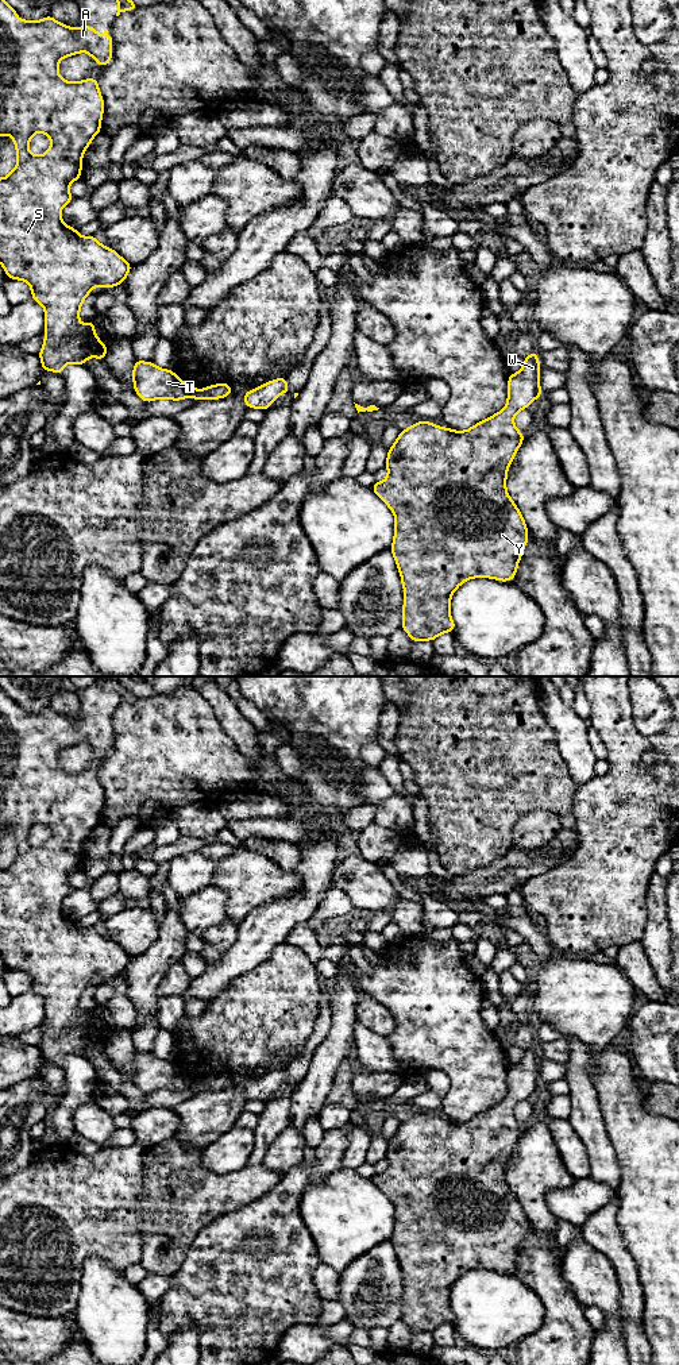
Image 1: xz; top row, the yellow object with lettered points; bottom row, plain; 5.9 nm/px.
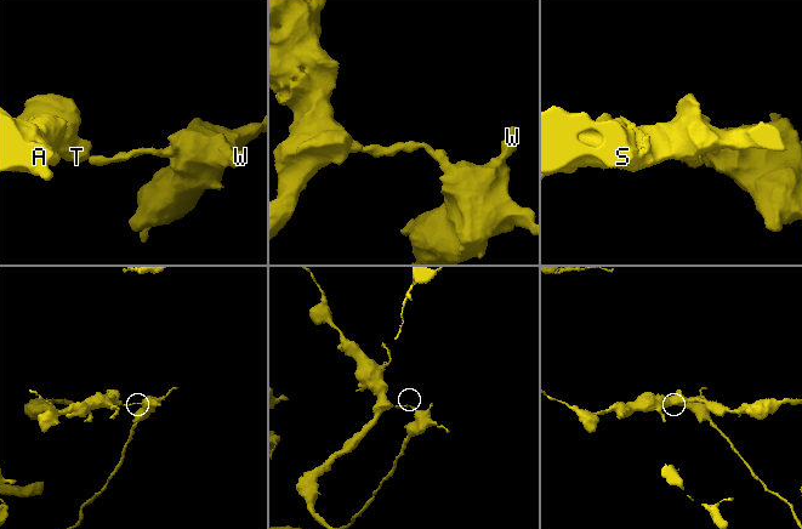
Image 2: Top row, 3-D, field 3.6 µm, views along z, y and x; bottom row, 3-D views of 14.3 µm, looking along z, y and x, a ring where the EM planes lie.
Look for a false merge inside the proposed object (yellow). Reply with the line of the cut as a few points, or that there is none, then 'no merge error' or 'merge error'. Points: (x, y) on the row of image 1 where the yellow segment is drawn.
cut xz (196, 390), (192, 394); merge error

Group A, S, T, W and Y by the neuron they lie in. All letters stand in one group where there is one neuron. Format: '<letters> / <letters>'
A S T / W Y

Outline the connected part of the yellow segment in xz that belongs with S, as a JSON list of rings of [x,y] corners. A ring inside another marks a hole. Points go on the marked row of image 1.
[[[0,0],[0,136],[11,135],[18,154],[13,170],[0,178],[0,263],[7,277],[26,281],[31,286],[32,300],[45,308],[45,342],[38,355],[42,373],[51,370],[59,375],[67,363],[85,366],[90,356],[104,360],[108,346],[94,333],[93,320],[85,325],[80,324],[80,308],[94,286],[117,286],[132,269],[113,248],[103,246],[94,236],[80,236],[78,230],[70,228],[59,216],[62,208],[74,200],[69,185],[81,178],[82,155],[101,131],[104,112],[96,77],[67,82],[58,74],[59,61],[81,51],[86,51],[99,66],[108,65],[112,61],[112,35],[105,28],[104,36],[100,38],[94,27],[73,28],[50,15],[38,22],[19,20],[18,12],[5,0]],[[36,132],[51,139],[51,147],[43,155],[28,151],[30,140]]]

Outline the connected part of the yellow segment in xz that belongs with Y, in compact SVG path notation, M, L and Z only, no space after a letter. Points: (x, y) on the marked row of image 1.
M536 350L524 358L524 366L508 379L505 408L472 425L467 431L452 431L431 421L418 421L401 431L387 451L387 478L375 482L373 491L390 508L394 521L394 540L389 548L400 570L404 586L402 631L413 643L433 641L439 635L454 632L450 605L455 590L471 578L491 578L509 582L517 574L518 560L528 543L528 528L517 505L506 491L508 469L524 441L513 417L543 396L540 389L540 363Z

